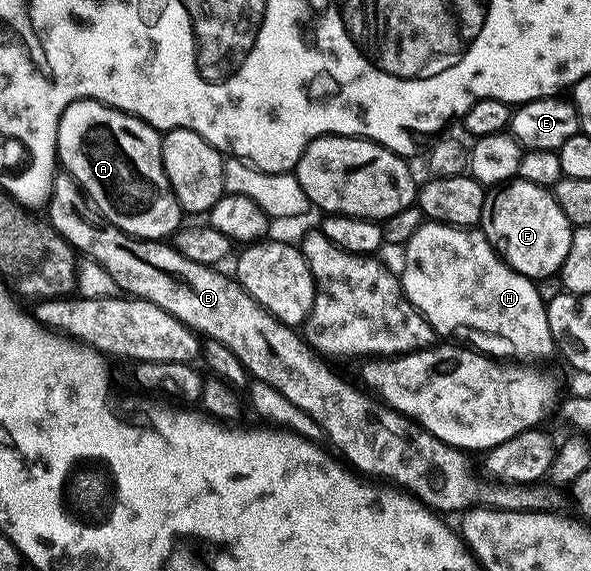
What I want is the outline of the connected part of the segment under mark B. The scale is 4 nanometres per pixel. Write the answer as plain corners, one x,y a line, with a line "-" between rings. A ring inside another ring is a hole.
65,172
54,175
51,192
49,194
48,209
50,218
48,224
57,234
73,246
79,255
95,262
112,276
117,289
123,295
132,298
143,298
151,301
157,307
170,313
181,324
201,336
203,339
224,344
244,364
246,373
255,382
272,384
280,396
292,400
296,408
308,412
316,424
320,424
323,435
343,454
341,457
359,475
369,476
374,480
381,480
391,487
397,488
423,502
426,507
441,512
443,515
468,510
476,506
488,506
492,510
544,510
558,512
563,508
563,491
549,484
523,484
485,480
481,482
476,475
470,474
470,462
465,453
454,446
444,444
444,440
436,440
425,430
402,414
397,414
392,407
374,397
365,389
353,386
346,378
341,378
327,359
319,354
305,337
295,327
276,320
263,306
256,304
252,296
229,273
221,274
221,269
204,264
196,264
196,260
188,260
188,256
181,254
169,241
153,238
133,238
111,222
99,220
100,215
94,209
89,198
83,194
77,180

